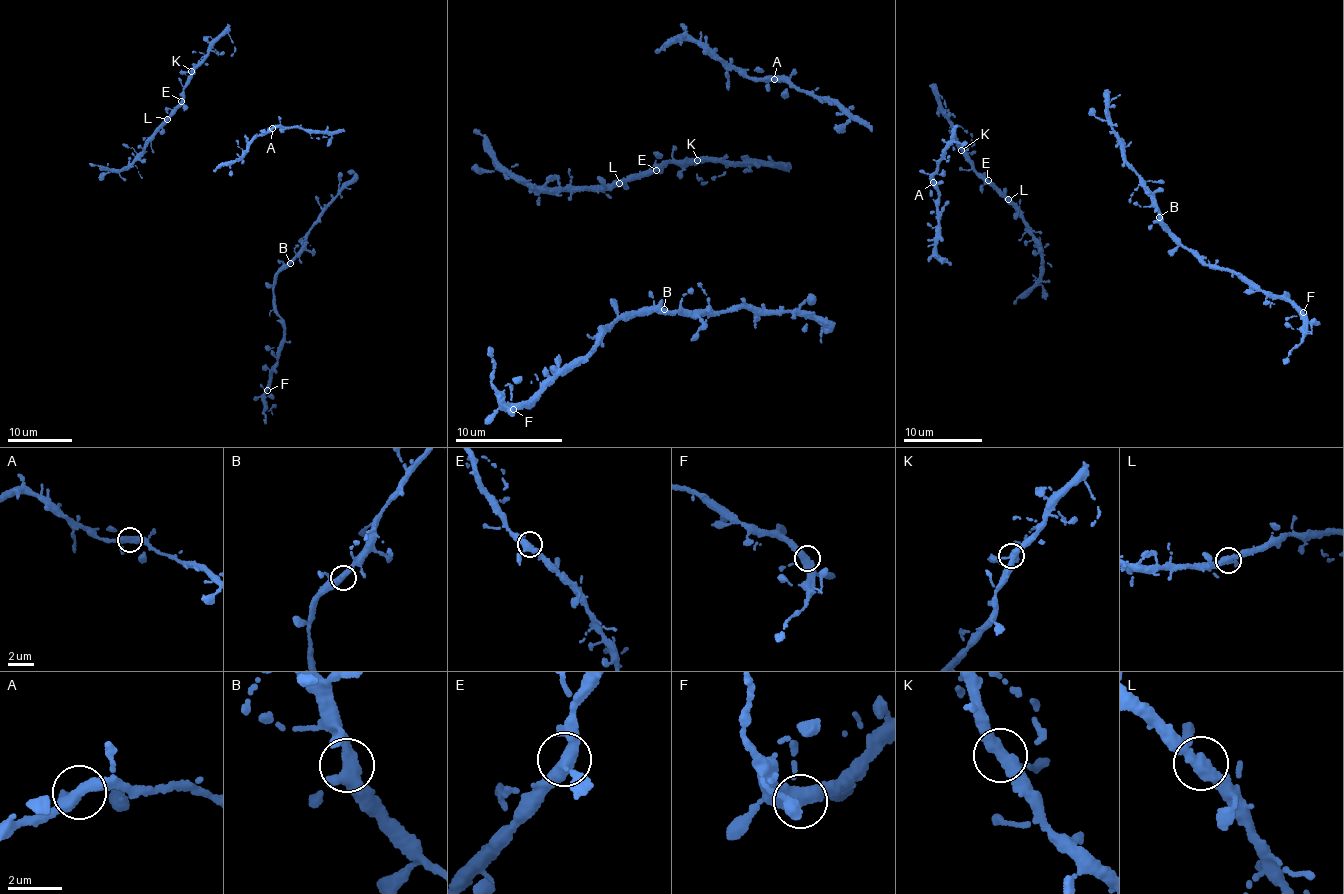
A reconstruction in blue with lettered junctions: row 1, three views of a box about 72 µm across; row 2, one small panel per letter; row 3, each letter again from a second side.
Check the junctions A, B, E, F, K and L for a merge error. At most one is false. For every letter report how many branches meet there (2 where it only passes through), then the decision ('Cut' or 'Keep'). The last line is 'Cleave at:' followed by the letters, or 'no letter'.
A: Branches: 3. Keep
B: Branches: 2. Keep
E: Branches: 3. Keep
F: Branches: 3. Keep
K: Branches: 3. Keep
L: Branches: 2. Keep
Cleave at: no letter

